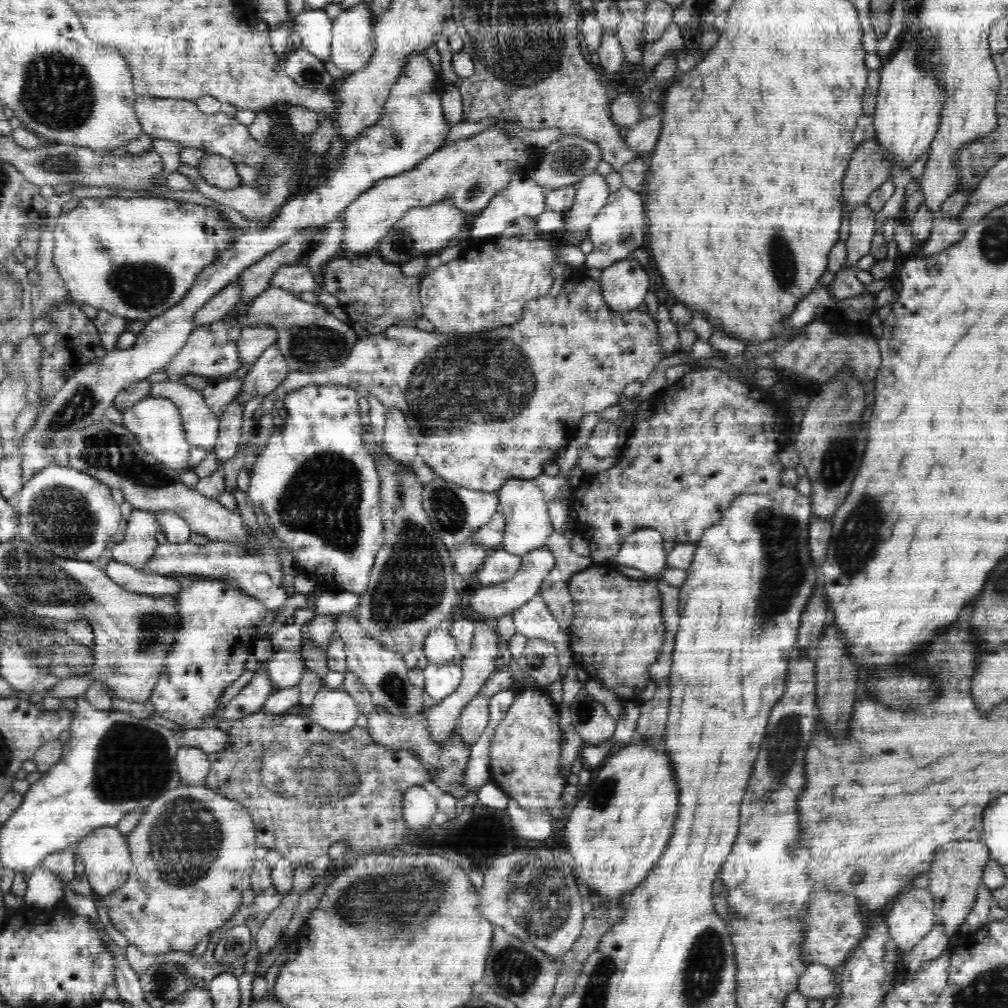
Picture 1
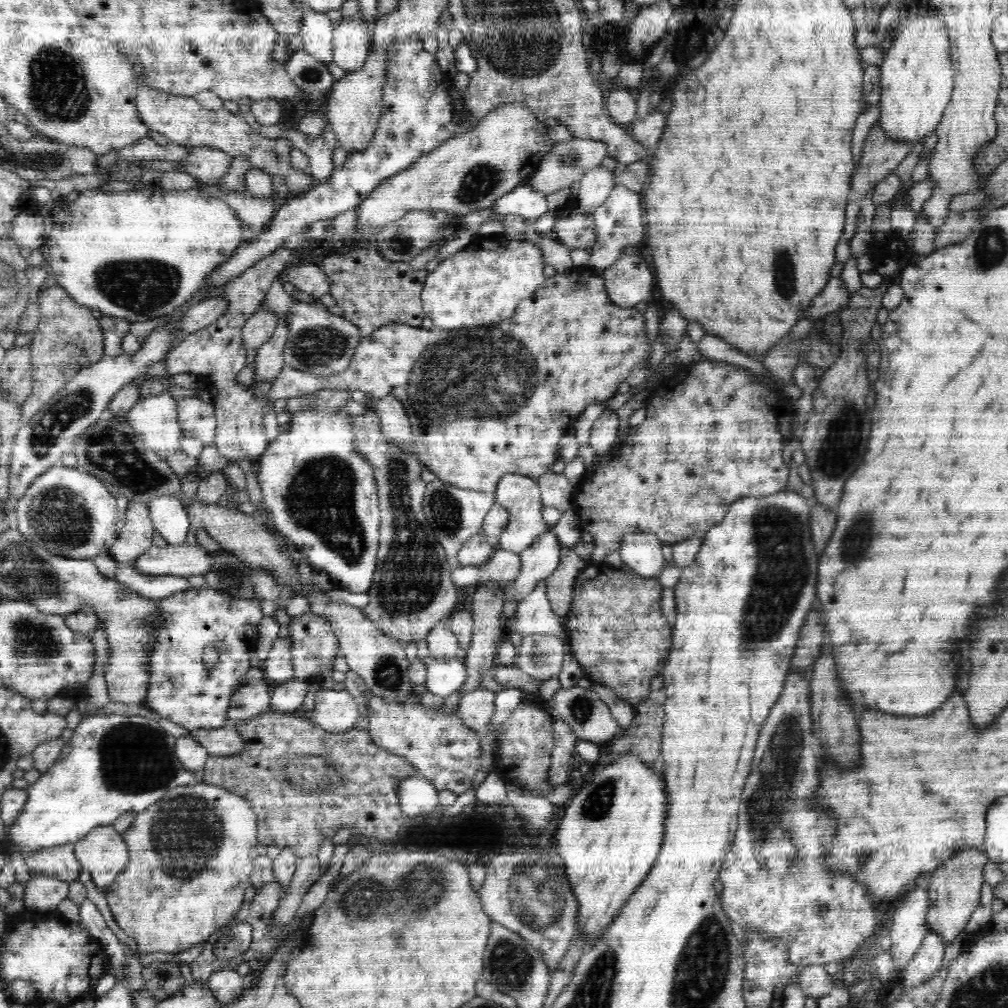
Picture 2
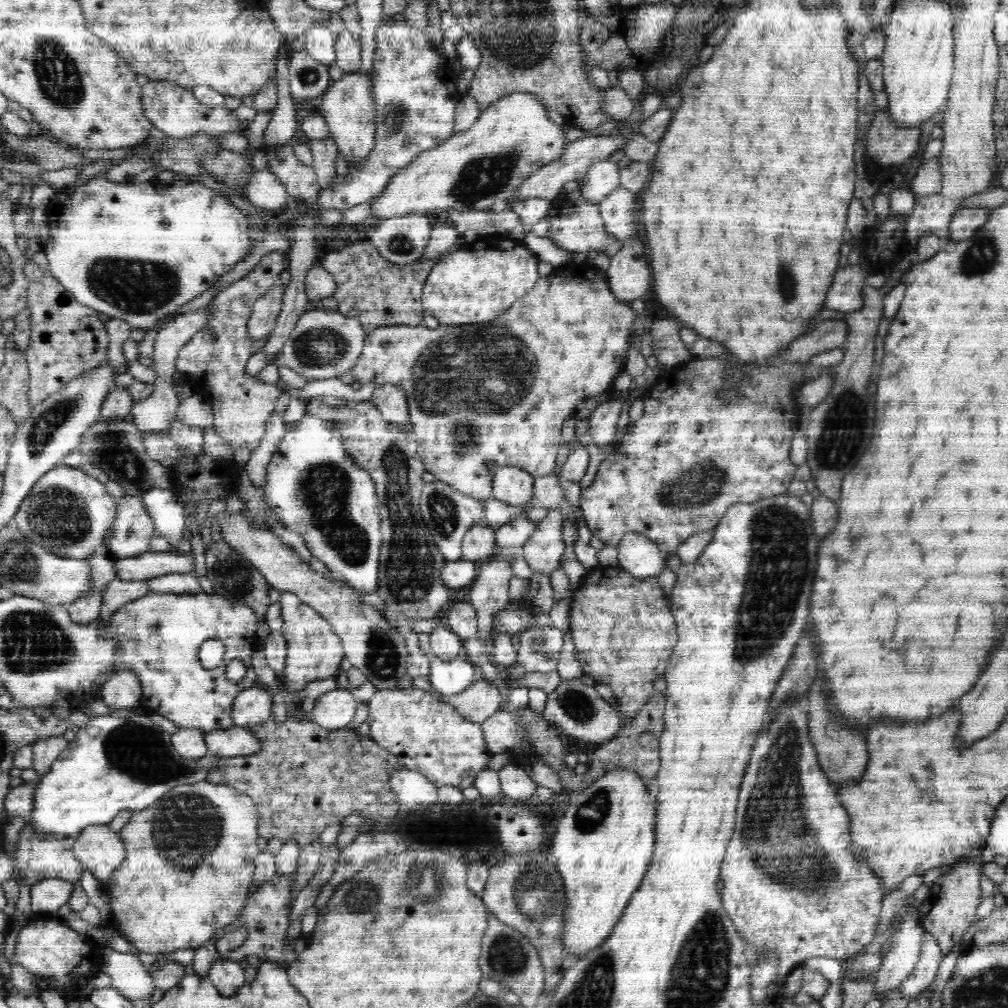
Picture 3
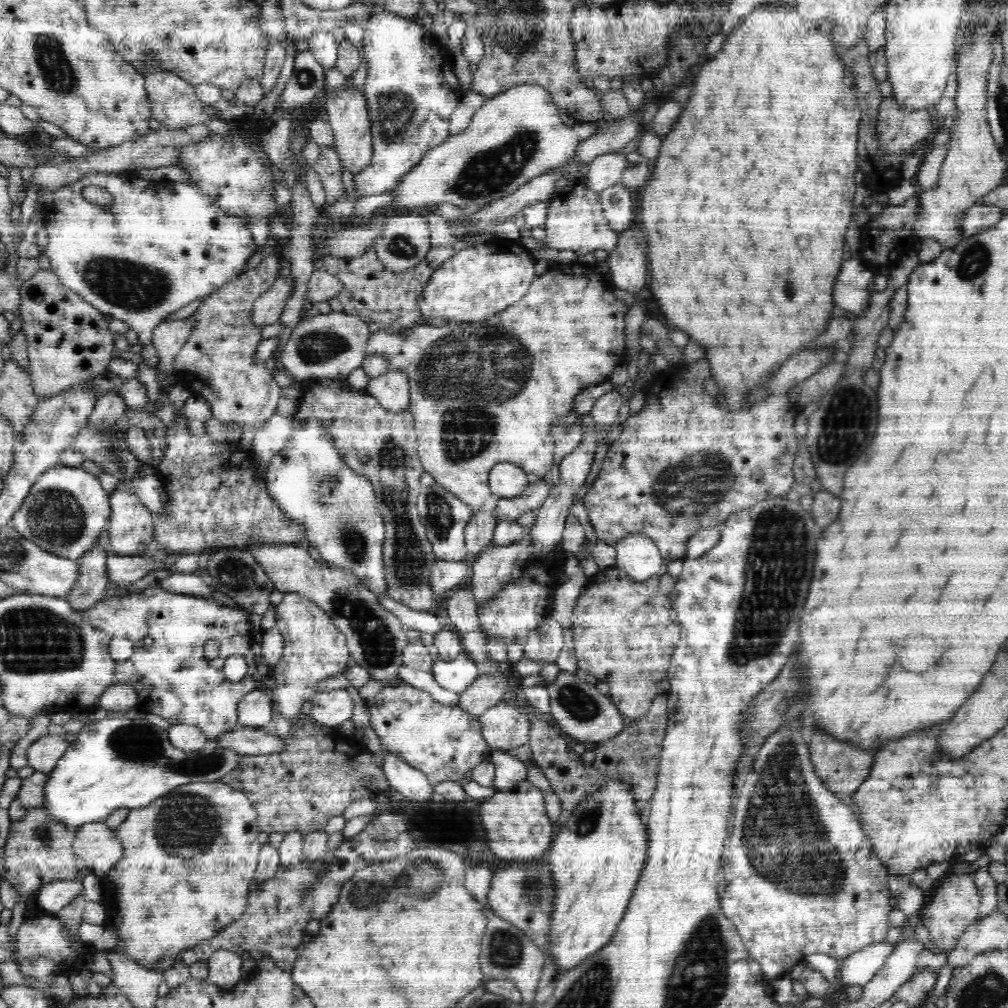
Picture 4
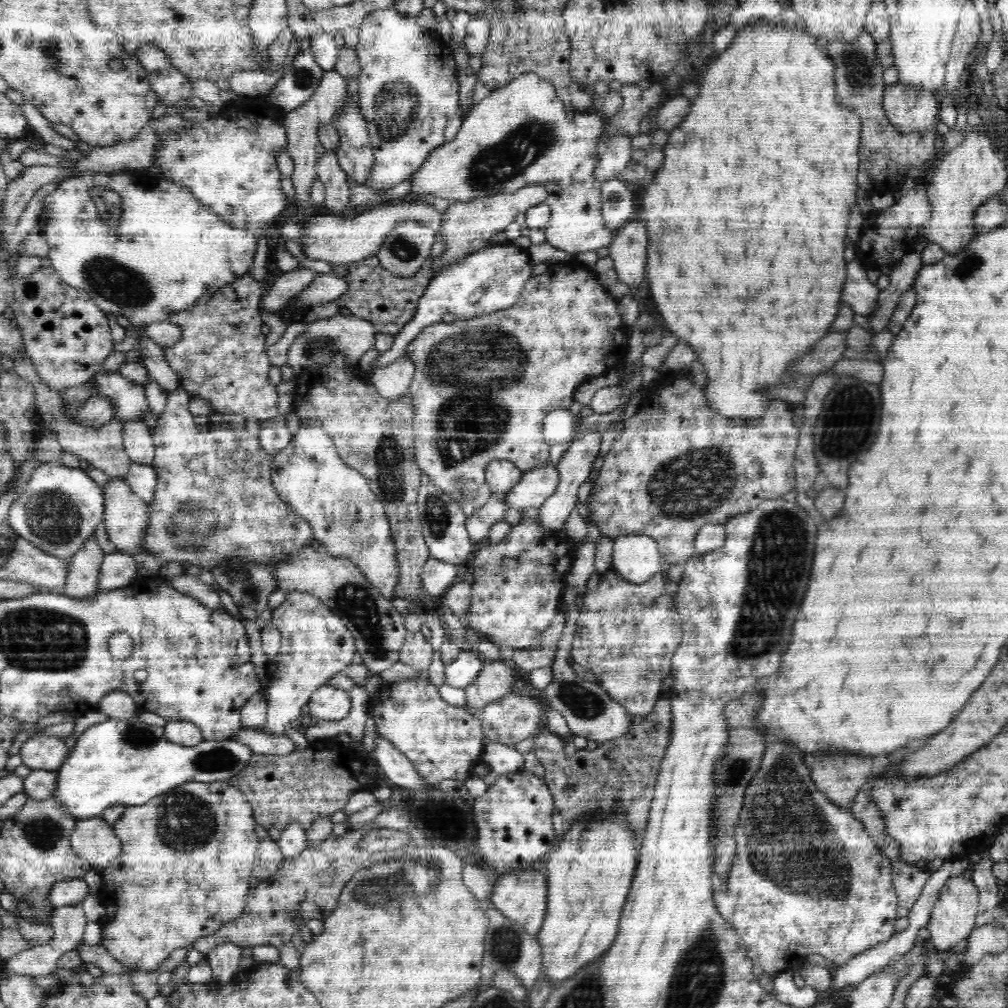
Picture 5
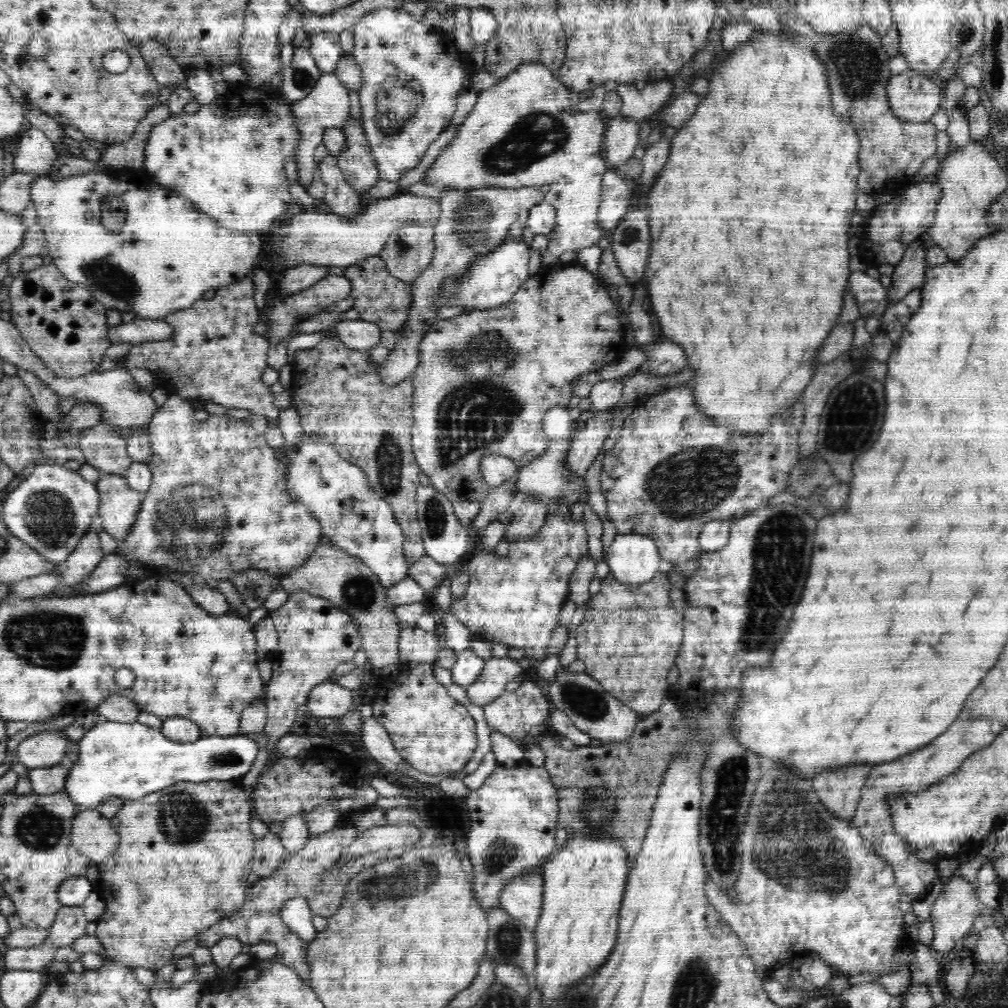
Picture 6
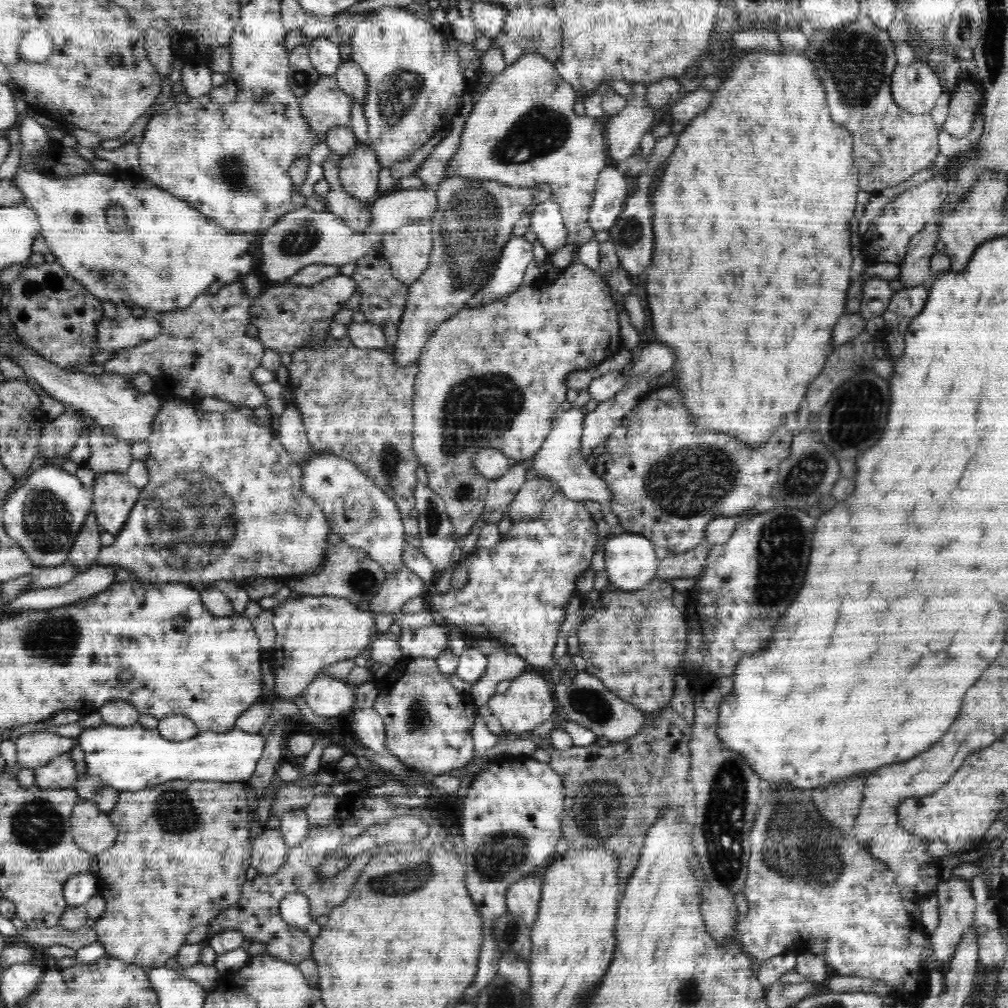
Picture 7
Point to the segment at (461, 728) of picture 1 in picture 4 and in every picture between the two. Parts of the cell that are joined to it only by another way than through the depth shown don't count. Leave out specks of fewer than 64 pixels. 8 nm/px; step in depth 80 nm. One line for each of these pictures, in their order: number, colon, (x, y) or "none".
2: (476, 708)
3: (479, 701)
4: (487, 690)

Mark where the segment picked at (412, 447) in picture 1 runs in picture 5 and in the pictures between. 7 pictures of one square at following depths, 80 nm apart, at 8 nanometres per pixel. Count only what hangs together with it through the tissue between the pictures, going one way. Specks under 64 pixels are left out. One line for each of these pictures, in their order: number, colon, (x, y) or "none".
2: (396, 425)
3: (391, 401)
4: (391, 389)
5: (392, 382)

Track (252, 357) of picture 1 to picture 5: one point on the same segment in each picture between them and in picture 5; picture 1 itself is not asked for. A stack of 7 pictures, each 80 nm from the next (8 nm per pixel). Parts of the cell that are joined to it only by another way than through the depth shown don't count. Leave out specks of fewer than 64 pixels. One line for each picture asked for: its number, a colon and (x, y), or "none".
2: (260, 327)
3: (263, 319)
4: (266, 311)
5: (289, 284)

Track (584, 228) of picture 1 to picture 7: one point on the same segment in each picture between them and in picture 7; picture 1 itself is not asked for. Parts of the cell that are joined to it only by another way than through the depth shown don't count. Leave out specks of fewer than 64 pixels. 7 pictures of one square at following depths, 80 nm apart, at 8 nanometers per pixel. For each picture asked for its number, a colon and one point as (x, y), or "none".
2: (596, 185)
3: (602, 178)
4: (606, 170)
5: (613, 159)
6: (621, 138)
7: (624, 132)

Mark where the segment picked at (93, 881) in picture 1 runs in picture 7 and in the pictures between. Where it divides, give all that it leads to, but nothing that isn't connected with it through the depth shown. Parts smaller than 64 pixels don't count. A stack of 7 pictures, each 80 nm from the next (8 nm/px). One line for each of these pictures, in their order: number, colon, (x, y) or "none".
2: (103, 852)
3: (98, 847)
4: (95, 843)
5: (94, 839)
6: (93, 835)
7: (93, 831)

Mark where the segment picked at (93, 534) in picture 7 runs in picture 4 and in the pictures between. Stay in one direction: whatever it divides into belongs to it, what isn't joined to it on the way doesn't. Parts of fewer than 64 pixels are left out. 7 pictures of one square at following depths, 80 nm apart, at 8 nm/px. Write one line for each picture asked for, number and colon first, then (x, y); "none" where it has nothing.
4: (90, 587)
5: (84, 569)
6: (80, 564)

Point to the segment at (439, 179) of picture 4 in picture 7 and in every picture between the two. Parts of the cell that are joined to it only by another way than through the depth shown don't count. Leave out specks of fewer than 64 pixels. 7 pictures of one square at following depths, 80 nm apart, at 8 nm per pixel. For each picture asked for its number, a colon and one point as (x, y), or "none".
5: (517, 135)
6: (521, 132)
7: (523, 132)

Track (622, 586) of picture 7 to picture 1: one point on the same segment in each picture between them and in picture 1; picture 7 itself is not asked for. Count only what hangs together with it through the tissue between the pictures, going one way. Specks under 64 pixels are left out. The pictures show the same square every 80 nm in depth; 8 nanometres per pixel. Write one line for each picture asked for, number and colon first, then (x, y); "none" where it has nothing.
1: (644, 549)
2: (642, 552)
3: (641, 557)
4: (637, 555)
5: (636, 558)
6: (634, 559)

